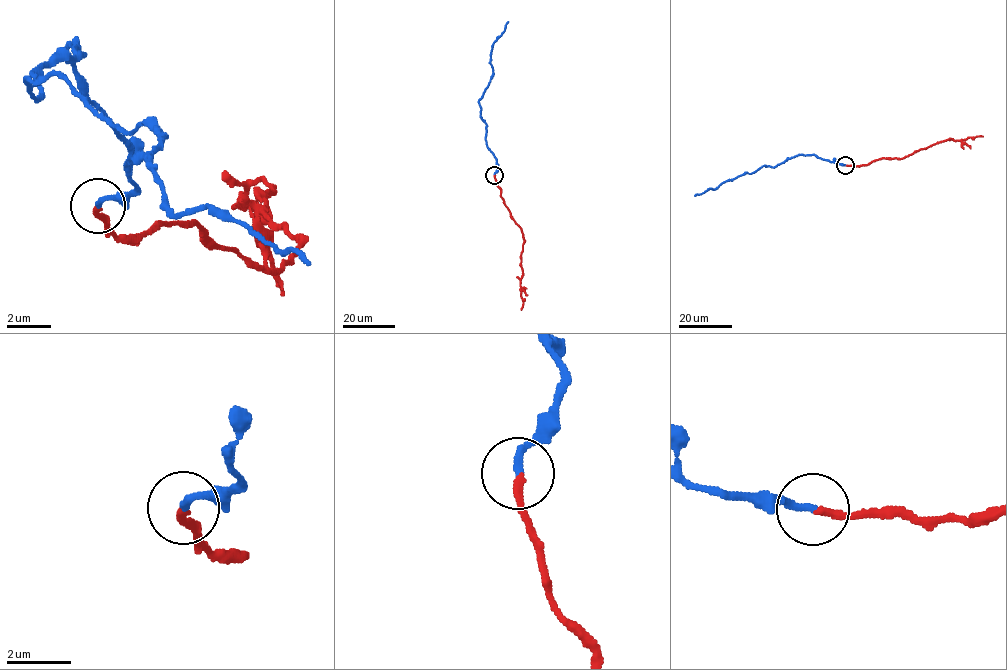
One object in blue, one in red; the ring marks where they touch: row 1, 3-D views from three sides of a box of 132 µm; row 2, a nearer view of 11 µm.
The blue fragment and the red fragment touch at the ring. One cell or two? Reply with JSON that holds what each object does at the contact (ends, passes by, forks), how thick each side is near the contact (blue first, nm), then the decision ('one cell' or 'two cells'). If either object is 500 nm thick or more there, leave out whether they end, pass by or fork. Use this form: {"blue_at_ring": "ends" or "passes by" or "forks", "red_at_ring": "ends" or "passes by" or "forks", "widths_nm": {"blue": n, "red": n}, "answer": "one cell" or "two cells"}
{"blue_at_ring": "ends", "red_at_ring": "ends", "widths_nm": {"blue": 240, "red": 240}, "answer": "two cells"}

